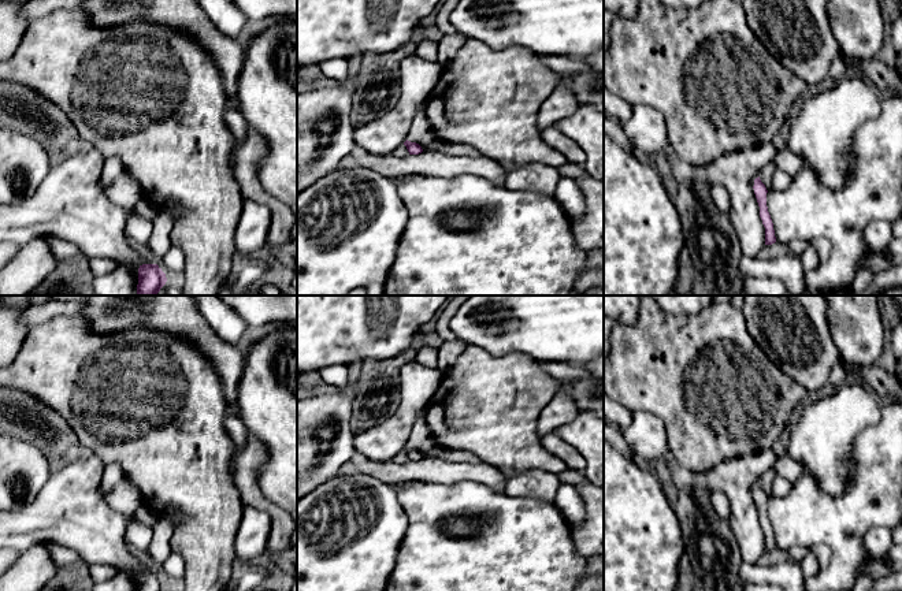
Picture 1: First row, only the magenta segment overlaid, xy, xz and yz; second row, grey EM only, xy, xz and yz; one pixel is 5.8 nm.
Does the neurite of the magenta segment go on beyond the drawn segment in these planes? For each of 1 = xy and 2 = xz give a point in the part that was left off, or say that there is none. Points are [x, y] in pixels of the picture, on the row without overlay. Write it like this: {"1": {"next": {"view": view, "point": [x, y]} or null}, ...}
{"1": {"next": null}, "2": {"next": {"view": "xz", "point": [401, 457]}}}

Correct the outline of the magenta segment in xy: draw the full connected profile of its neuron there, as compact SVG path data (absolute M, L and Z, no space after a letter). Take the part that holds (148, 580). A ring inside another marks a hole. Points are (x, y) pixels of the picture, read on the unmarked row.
M142 570L138 575L138 591L166 591L166 580L157 570Z

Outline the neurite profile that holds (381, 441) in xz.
M415 360L405 364L398 376L401 399L398 409L383 421L370 423L353 438L356 453L374 462L390 462L407 447L416 415L435 395L443 372Z

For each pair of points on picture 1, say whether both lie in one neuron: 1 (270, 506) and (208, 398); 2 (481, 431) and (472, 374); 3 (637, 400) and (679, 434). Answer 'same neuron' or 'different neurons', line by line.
1: different neurons
2: same neuron
3: same neuron

